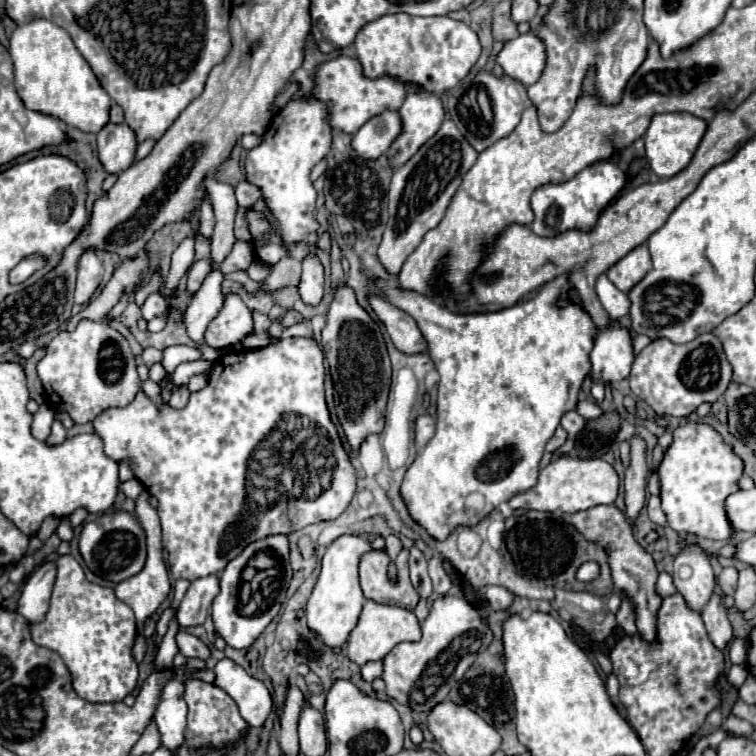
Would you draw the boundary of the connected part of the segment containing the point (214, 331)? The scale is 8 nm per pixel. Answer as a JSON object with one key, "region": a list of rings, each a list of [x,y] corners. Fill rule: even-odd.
{"region":[[[230,294],[224,298],[220,314],[208,324],[204,340],[212,348],[228,348],[242,342],[252,332],[254,332],[252,312],[236,294]]]}

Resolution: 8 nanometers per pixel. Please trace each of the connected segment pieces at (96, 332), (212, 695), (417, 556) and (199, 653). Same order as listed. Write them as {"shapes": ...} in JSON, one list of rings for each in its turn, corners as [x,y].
{"shapes":[[[[82,320],[74,332],[60,332],[38,362],[38,376],[46,392],[46,402],[70,414],[74,424],[92,422],[108,408],[128,406],[140,390],[136,358],[124,336],[110,328],[108,322]]],[[[186,680],[184,682],[184,700],[188,704],[188,726],[186,726],[186,744],[190,750],[200,750],[202,746],[224,750],[236,748],[242,736],[250,730],[248,722],[240,716],[236,702],[216,684],[208,684],[202,680]]],[[[410,548],[410,578],[412,578],[412,584],[418,590],[420,598],[430,598],[432,580],[428,576],[426,558],[418,548]]],[[[182,630],[182,632],[178,632],[176,640],[178,640],[180,654],[190,656],[190,658],[202,658],[202,660],[210,658],[210,648],[200,638],[196,638],[196,636]]]]}

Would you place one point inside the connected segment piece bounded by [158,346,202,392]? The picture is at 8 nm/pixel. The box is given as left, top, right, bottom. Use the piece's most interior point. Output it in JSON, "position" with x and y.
{"position":[175,355]}

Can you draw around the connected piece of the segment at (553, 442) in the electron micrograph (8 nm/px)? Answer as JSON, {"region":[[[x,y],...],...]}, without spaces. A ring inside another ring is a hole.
{"region":[[[558,426],[556,428],[556,432],[554,432],[554,436],[548,440],[548,444],[546,444],[546,450],[548,452],[554,452],[556,448],[560,448],[564,442],[566,442],[566,430],[562,430],[562,426]]]}

